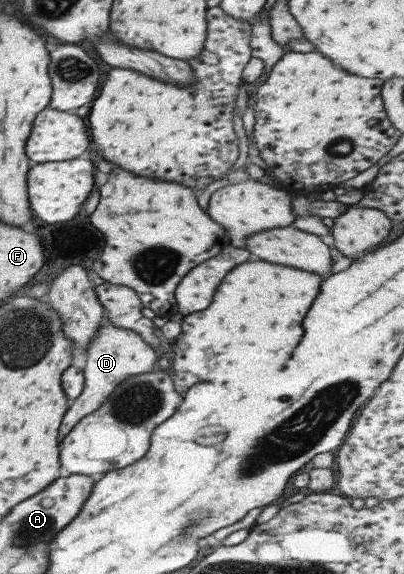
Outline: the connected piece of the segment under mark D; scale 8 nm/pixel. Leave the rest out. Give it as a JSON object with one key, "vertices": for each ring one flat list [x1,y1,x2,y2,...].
{"vertices":[[104,319,97,329,95,339,85,349,86,361,82,369,84,387,81,394,73,401,69,402,67,411,63,415,63,423,59,427,59,439,67,435,83,417,93,414,111,393,114,393,116,385,133,378,139,373,149,373,156,369,157,355,150,345,147,345,137,333,129,329,119,329,113,327,108,320]]}

